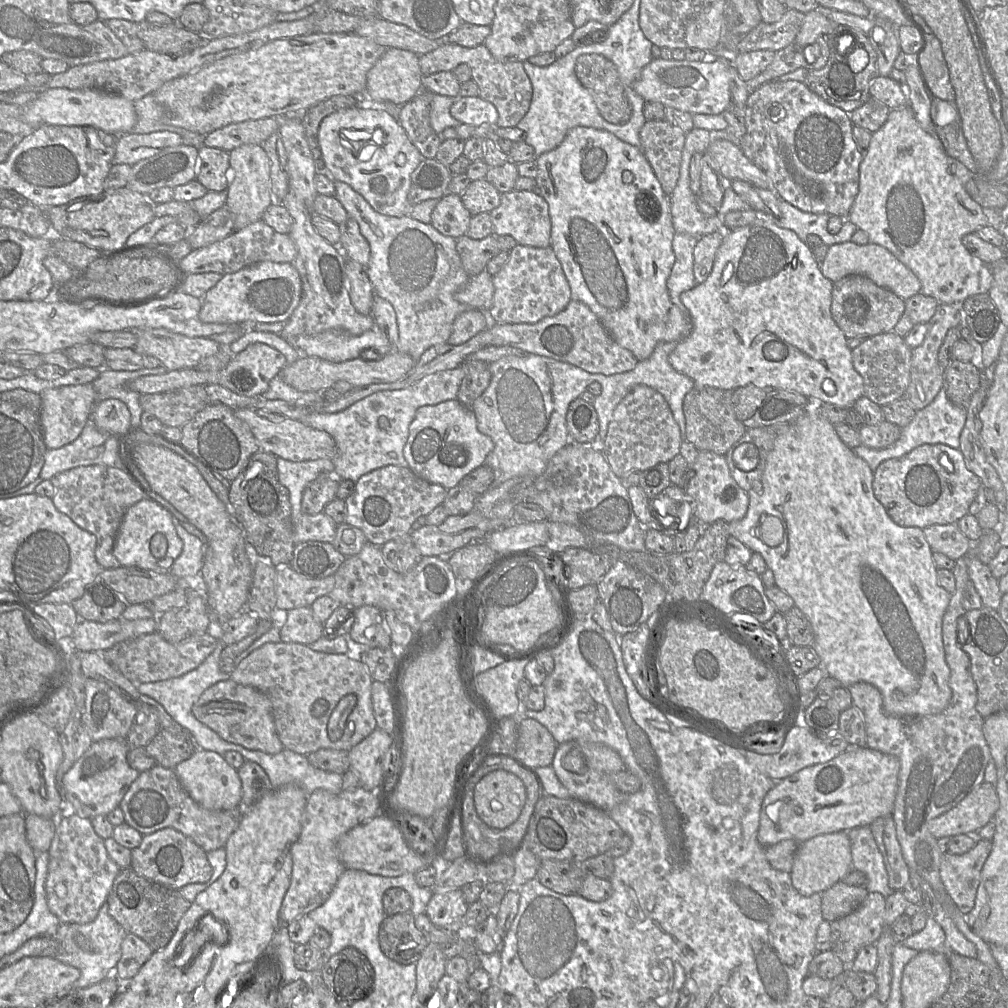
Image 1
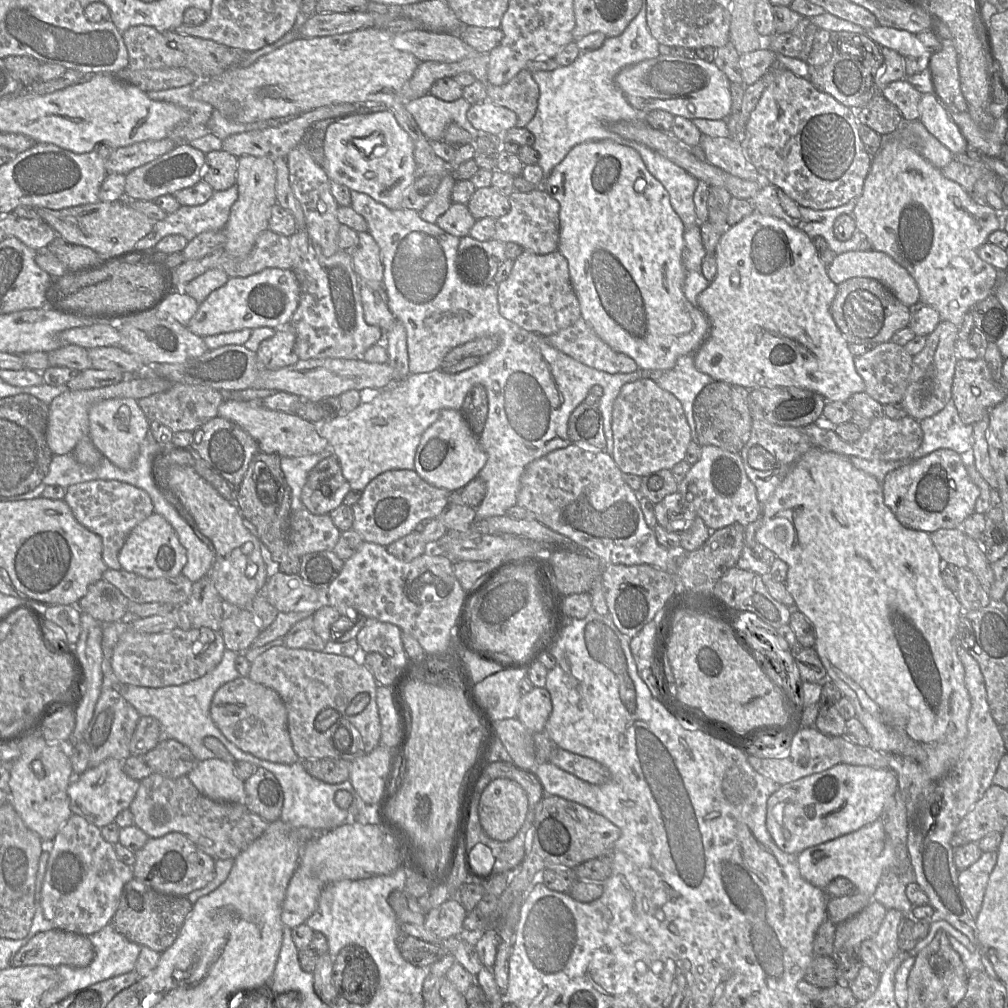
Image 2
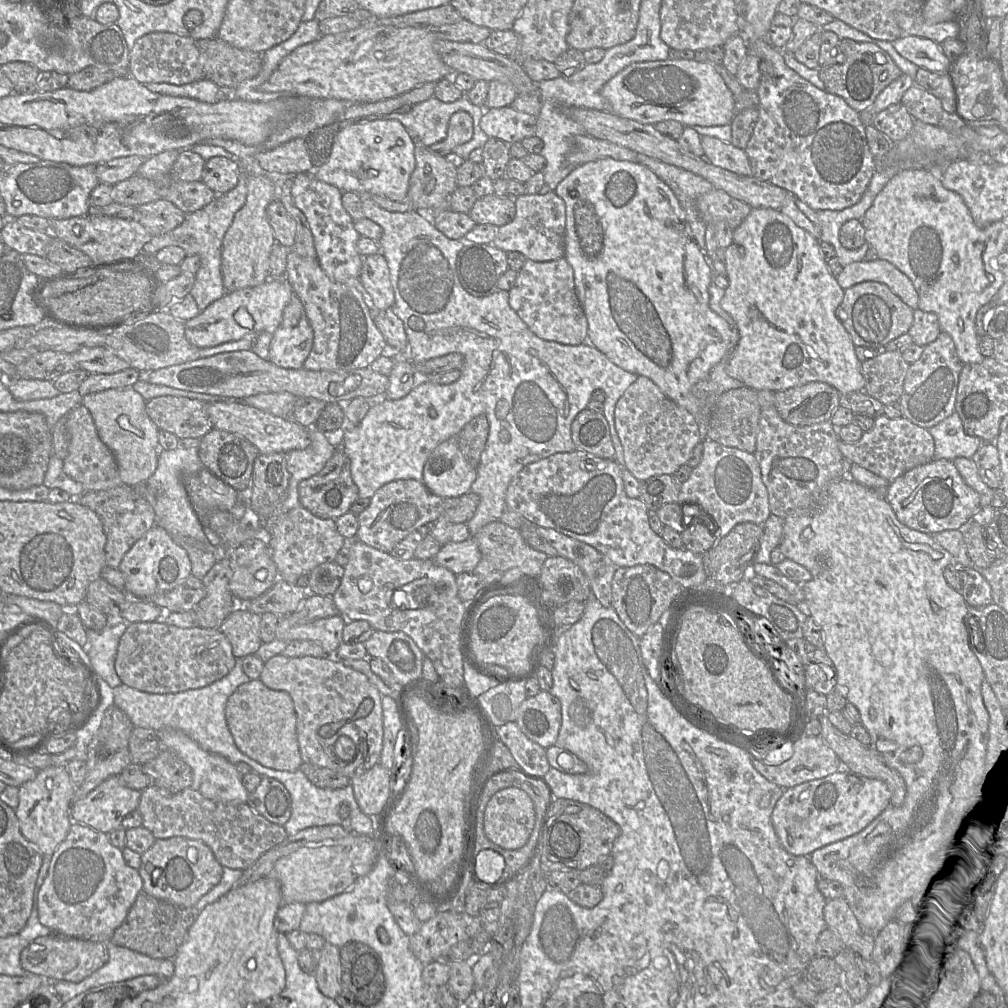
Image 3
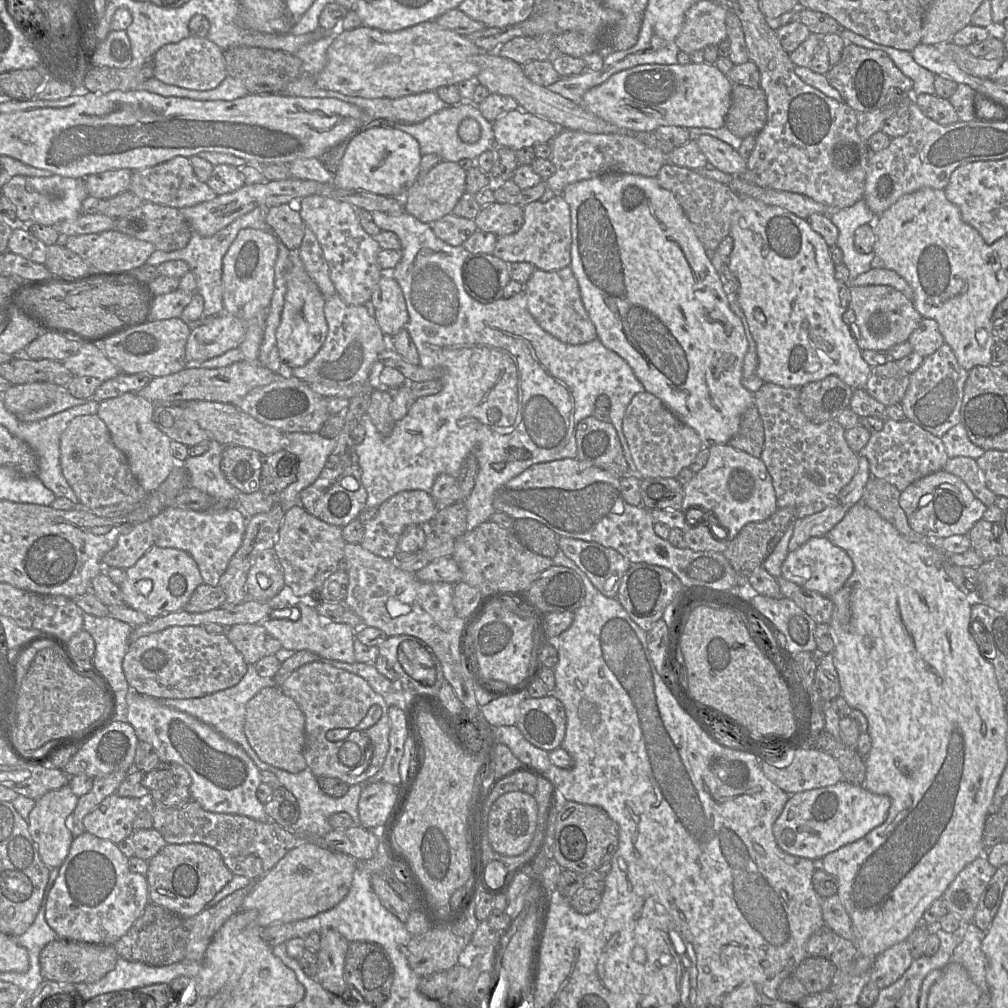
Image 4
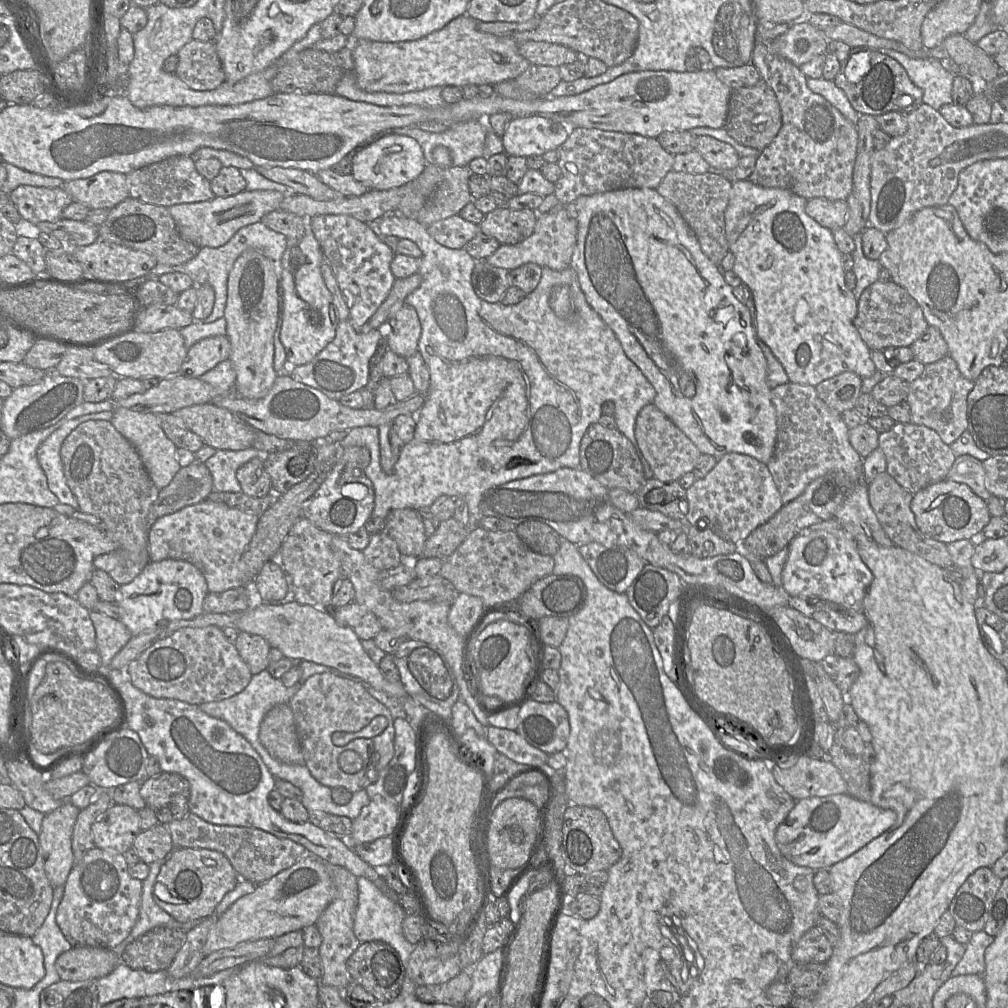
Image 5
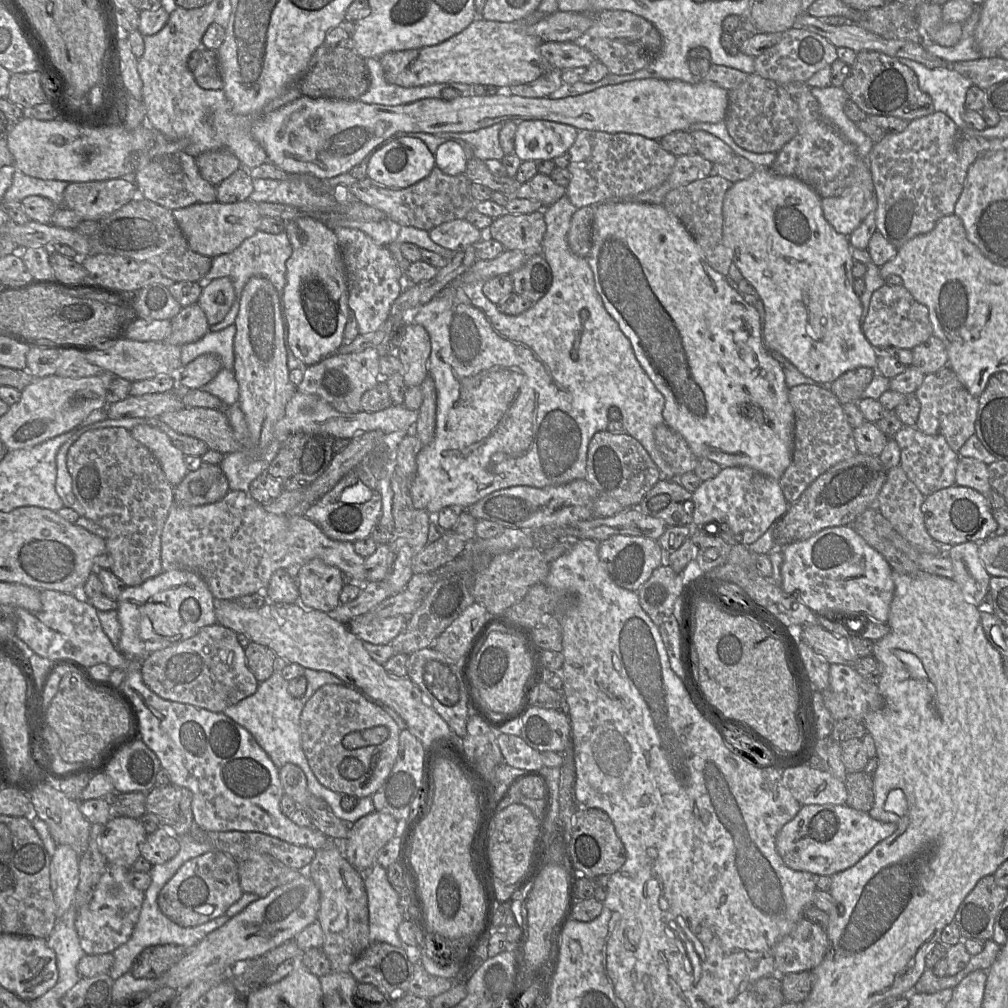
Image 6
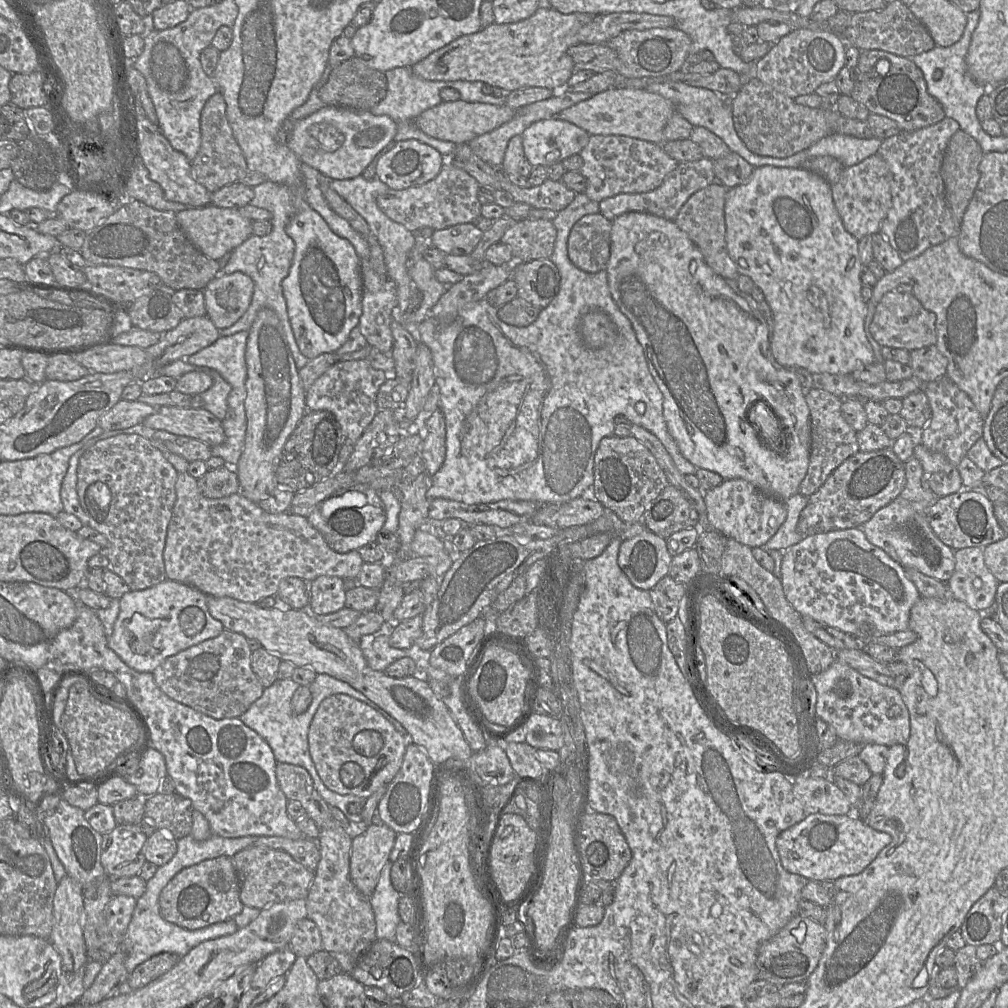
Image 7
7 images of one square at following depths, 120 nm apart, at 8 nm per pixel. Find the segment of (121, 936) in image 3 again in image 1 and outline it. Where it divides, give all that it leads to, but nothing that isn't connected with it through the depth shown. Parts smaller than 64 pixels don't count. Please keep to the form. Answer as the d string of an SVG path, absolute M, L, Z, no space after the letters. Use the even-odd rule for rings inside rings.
M131 867L123 868L108 895L108 913L127 933L144 940L153 951L164 948L174 935L179 921L191 906L178 889L167 887L138 875Z

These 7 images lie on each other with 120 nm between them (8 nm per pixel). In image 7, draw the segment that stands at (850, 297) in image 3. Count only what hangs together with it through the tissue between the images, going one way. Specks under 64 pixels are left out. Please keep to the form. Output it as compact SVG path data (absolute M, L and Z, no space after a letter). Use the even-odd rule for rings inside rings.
M892 290L884 294L876 305L869 330L875 341L883 346L908 351L937 343L936 315L926 310L912 293Z

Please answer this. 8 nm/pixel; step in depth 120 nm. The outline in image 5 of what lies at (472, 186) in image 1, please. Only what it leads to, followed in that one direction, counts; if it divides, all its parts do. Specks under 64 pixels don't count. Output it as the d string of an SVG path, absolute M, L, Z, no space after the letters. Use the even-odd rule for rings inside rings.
M497 207L485 214L480 223L483 234L494 237L501 244L514 245L532 235L539 213L530 209L513 210Z

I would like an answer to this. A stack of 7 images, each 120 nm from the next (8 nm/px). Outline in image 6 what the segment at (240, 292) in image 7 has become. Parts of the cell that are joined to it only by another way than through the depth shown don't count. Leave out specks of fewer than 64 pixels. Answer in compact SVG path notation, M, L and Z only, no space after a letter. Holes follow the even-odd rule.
M229 277L204 281L198 300L206 315L209 325L221 322L230 311L235 301L235 291Z

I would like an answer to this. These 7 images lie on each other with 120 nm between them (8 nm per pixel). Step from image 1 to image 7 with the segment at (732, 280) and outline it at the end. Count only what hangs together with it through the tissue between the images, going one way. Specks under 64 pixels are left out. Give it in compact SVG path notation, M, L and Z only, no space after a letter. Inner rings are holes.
M764 165L754 167L749 180L738 186L728 189L724 205L726 225L726 246L731 259L734 261L739 274L752 279L764 294L766 302L772 310L772 320L766 320L769 330L769 346L774 359L783 367L800 367L811 374L851 374L856 368L875 362L873 348L864 330L864 321L867 315L867 304L861 296L863 286L860 279L863 264L859 257L858 240L844 227L843 221L835 207L830 184L821 176L804 168L785 168Z

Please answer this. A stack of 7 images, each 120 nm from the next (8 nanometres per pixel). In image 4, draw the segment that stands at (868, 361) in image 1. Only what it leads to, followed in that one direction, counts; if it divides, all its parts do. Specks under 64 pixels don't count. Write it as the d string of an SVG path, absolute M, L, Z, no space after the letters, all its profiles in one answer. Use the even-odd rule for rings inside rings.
M897 361L871 367L865 386L868 394L886 407L901 403L909 386L910 374L902 370Z

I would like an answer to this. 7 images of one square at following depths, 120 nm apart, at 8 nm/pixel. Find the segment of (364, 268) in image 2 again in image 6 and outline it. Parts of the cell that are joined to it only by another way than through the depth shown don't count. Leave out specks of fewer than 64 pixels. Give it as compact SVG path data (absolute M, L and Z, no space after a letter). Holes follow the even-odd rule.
M416 323L407 325L395 353L403 366L405 386L420 387L429 375L431 353L430 338L425 328Z

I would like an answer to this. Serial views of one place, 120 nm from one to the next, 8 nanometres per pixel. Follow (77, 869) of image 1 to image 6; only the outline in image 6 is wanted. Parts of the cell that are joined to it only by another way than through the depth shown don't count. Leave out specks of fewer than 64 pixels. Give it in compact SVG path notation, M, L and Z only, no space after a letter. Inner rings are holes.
M107 863L91 902L77 912L75 928L81 947L87 955L113 953L128 941L137 924L145 892L135 888L128 881L129 870L120 865Z

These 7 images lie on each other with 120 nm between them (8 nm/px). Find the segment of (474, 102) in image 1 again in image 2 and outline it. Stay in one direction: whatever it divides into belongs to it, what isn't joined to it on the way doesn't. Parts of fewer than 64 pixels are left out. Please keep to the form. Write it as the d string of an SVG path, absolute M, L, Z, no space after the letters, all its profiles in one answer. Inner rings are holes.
M491 101L471 105L466 116L478 131L501 137L509 129L516 127L517 123L517 115L513 111Z

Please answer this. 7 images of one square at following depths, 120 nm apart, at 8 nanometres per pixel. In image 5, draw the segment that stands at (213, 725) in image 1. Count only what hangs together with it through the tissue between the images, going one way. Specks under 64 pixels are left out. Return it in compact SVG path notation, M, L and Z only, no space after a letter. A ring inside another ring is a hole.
M278 704L266 713L260 725L259 740L275 760L306 764L289 704Z

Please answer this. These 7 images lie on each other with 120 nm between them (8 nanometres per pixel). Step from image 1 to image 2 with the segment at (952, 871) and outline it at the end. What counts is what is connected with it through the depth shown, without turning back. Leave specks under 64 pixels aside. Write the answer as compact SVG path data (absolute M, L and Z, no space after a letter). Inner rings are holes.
M983 852L978 861L958 872L958 883L963 902L974 919L981 910L989 877L996 862L997 852Z

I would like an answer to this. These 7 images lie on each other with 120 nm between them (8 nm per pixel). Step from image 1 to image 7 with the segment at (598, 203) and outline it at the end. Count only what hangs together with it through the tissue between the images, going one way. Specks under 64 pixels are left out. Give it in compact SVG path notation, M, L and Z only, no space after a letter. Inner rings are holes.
M628 212L616 217L612 222L610 258L606 266L608 287L613 301L619 310L629 319L638 342L641 344L649 372L663 394L663 414L667 428L682 455L697 468L718 473L724 480L744 479L764 494L785 501L799 493L799 487L808 470L810 460L810 412L805 400L806 391L790 367L783 367L773 357L769 346L768 324L763 315L753 310L744 298L735 294L705 262L698 247L690 240L674 221L649 213ZM758 406L768 408L777 416L782 437L765 436L758 433L753 421L753 413Z

